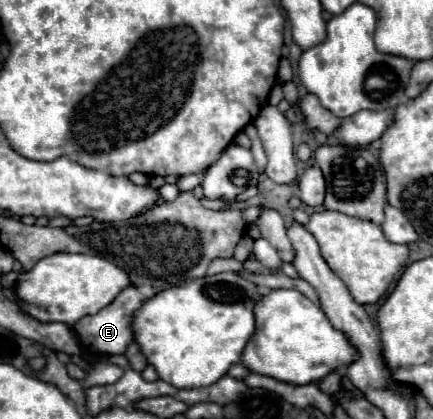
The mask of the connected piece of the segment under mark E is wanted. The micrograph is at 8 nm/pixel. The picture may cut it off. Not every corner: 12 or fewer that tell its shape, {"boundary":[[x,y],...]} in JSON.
{"boundary":[[126,287],[74,331],[100,355],[124,353],[130,317],[146,297]]}

